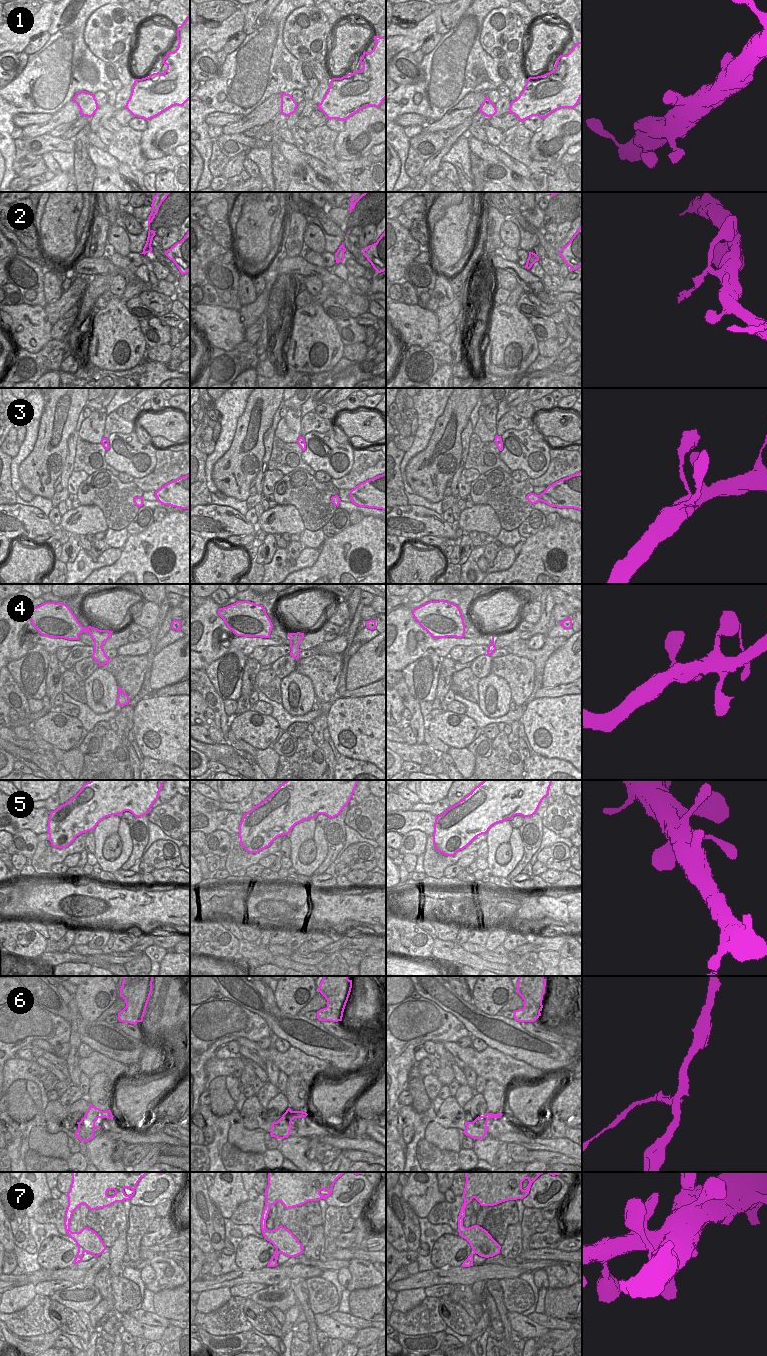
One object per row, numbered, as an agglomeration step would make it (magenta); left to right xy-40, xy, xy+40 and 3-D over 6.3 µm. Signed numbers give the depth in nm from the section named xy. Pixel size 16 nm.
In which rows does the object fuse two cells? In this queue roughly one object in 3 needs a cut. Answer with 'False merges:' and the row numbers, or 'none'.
False merges: 2, 6

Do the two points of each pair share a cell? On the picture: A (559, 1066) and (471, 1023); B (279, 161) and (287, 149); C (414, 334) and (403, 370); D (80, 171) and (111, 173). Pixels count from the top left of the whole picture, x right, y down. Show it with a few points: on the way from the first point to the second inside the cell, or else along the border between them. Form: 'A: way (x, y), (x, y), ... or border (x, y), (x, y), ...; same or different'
A: way (537, 1052), (531, 1051), (493, 1029); same
B: border (281, 141), (280, 152), (288, 162); different
C: border (434, 340), (425, 347), (404, 347); different
D: border (95, 166), (94, 177); different

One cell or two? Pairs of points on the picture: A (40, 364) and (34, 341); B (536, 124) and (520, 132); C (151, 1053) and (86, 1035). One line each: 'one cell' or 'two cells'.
A: two cells
B: two cells
C: one cell

